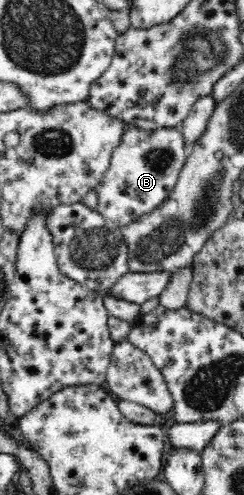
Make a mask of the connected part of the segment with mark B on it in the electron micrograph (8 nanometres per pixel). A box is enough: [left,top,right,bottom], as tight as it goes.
[94,123,188,229]

